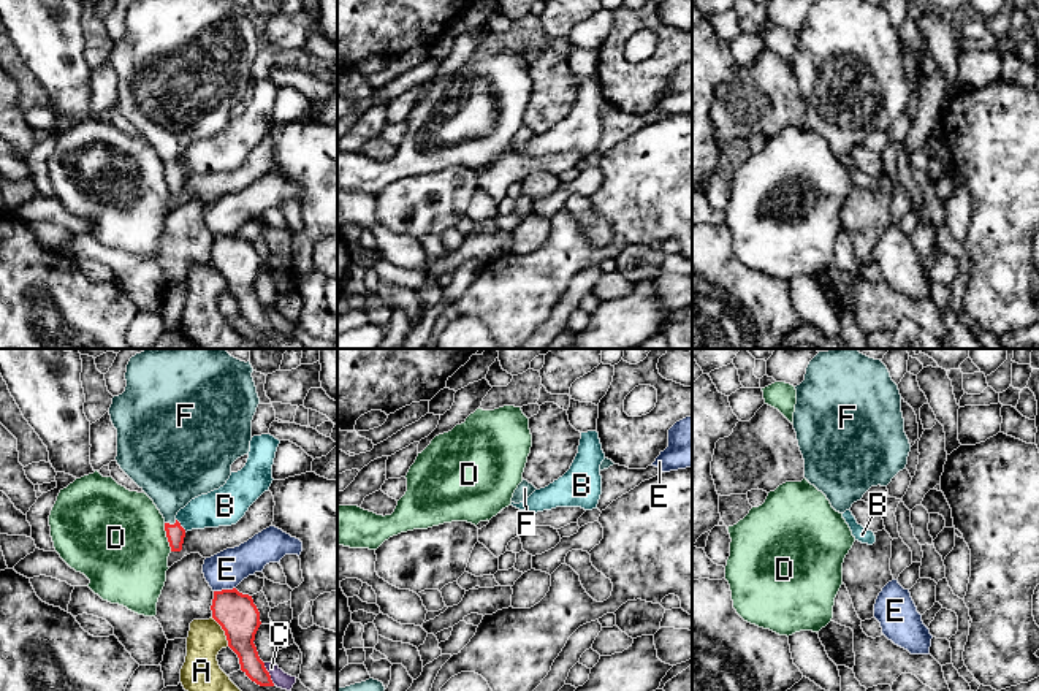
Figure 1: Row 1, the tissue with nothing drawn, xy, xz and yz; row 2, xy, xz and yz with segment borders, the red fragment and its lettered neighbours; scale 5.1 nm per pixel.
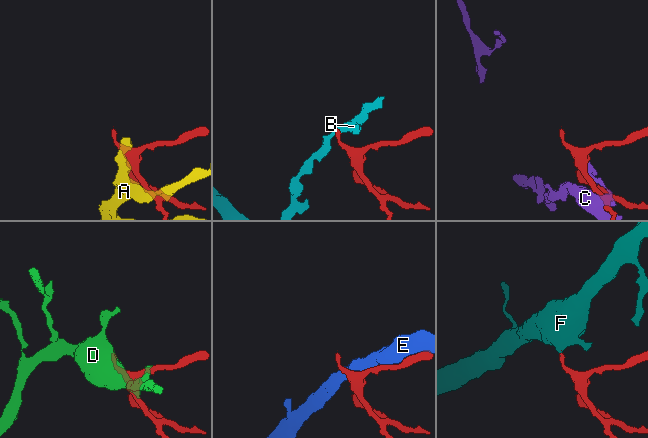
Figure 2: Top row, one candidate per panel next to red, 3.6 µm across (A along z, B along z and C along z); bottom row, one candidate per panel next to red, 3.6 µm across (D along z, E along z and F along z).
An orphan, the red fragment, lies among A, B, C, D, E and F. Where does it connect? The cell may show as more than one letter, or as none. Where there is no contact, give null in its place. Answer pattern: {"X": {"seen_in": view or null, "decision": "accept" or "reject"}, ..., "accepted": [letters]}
{"A": {"seen_in": "xy", "decision": "reject"}, "B": {"seen_in": "xy", "decision": "reject"}, "C": {"seen_in": "xy", "decision": "reject"}, "D": {"seen_in": "xy", "decision": "reject"}, "E": {"seen_in": "xy", "decision": "reject"}, "F": {"seen_in": "xy", "decision": "accept"}, "accepted": ["F"]}

